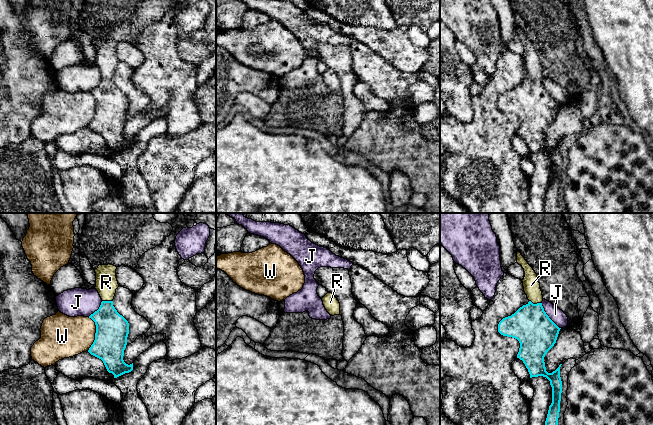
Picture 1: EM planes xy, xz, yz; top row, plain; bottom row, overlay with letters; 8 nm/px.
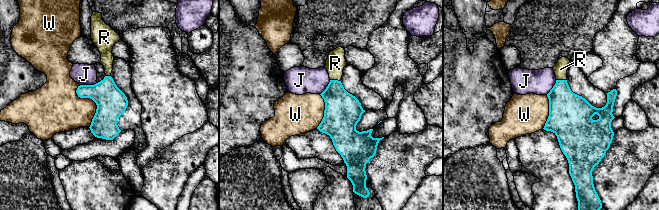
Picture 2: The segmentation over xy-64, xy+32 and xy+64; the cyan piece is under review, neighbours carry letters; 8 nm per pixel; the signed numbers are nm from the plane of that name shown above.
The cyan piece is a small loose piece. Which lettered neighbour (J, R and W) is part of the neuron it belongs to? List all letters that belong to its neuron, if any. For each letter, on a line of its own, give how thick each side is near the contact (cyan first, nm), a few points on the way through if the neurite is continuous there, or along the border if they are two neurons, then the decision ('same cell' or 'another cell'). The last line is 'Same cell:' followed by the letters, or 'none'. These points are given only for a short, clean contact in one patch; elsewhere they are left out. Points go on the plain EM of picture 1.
J: calibres 320 and 110 nm; another cell
R: calibres 320 and 130 nm; way yz (530, 101), (535, 80), (535, 72), (531, 61); same cell
W: calibres 260 and 320 nm; another cell
Same cell: R

